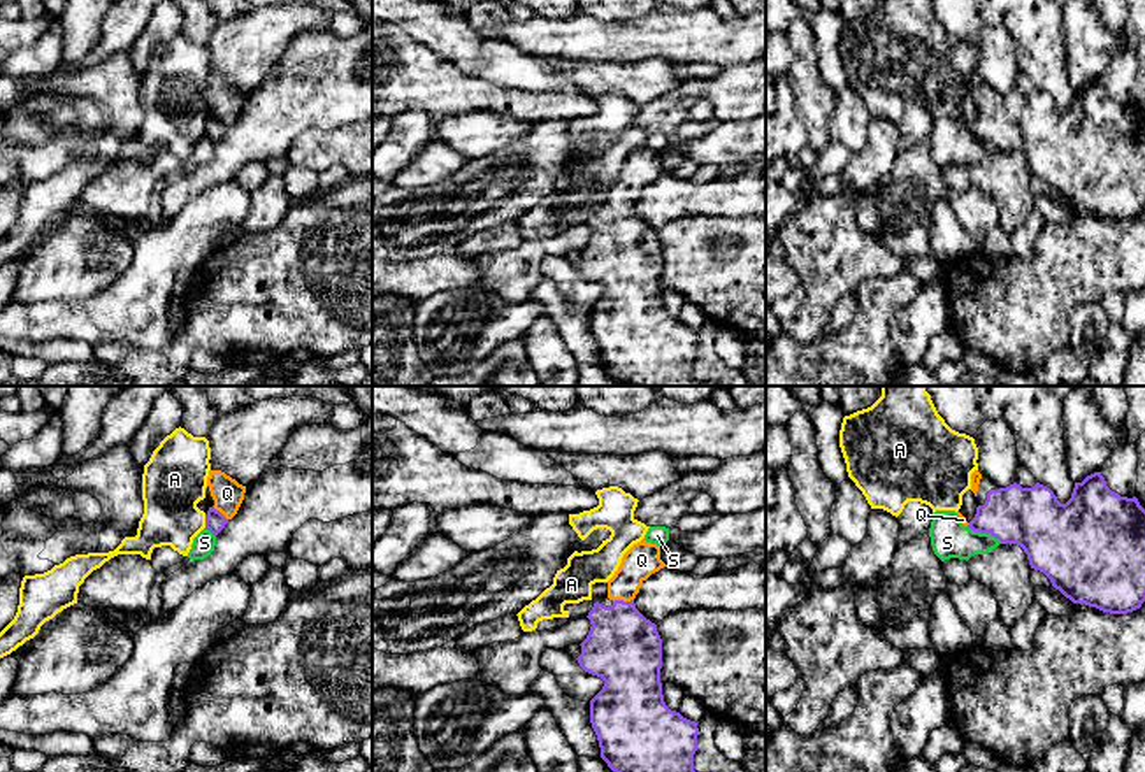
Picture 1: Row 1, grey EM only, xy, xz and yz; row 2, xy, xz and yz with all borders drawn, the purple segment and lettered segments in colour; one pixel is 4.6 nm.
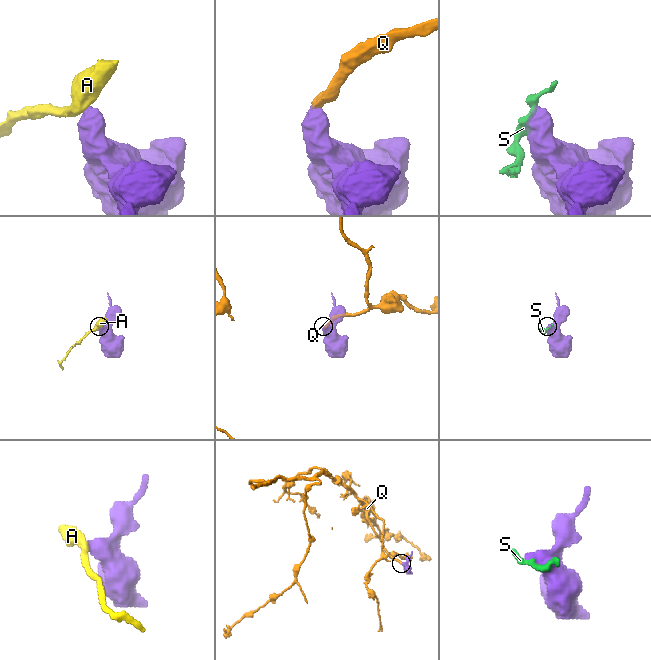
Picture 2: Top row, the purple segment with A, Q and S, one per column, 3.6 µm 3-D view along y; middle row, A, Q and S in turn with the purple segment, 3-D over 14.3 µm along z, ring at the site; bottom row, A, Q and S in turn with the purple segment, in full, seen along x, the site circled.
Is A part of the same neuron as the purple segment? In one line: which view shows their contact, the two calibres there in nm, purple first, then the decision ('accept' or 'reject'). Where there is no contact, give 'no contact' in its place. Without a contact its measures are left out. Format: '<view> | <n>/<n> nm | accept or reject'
xy | 100/300 nm | reject

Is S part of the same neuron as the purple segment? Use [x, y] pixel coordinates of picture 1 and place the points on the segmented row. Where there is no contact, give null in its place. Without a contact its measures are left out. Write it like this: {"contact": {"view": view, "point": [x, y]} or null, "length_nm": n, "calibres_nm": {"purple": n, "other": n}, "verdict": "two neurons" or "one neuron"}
{"contact": {"view": "yz", "point": [984, 532]}, "length_nm": 180, "calibres_nm": {"purple": 280, "other": 180}, "verdict": "two neurons"}

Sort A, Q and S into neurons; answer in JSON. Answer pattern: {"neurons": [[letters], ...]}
{"neurons": [["A"], ["Q"], ["S"]]}

